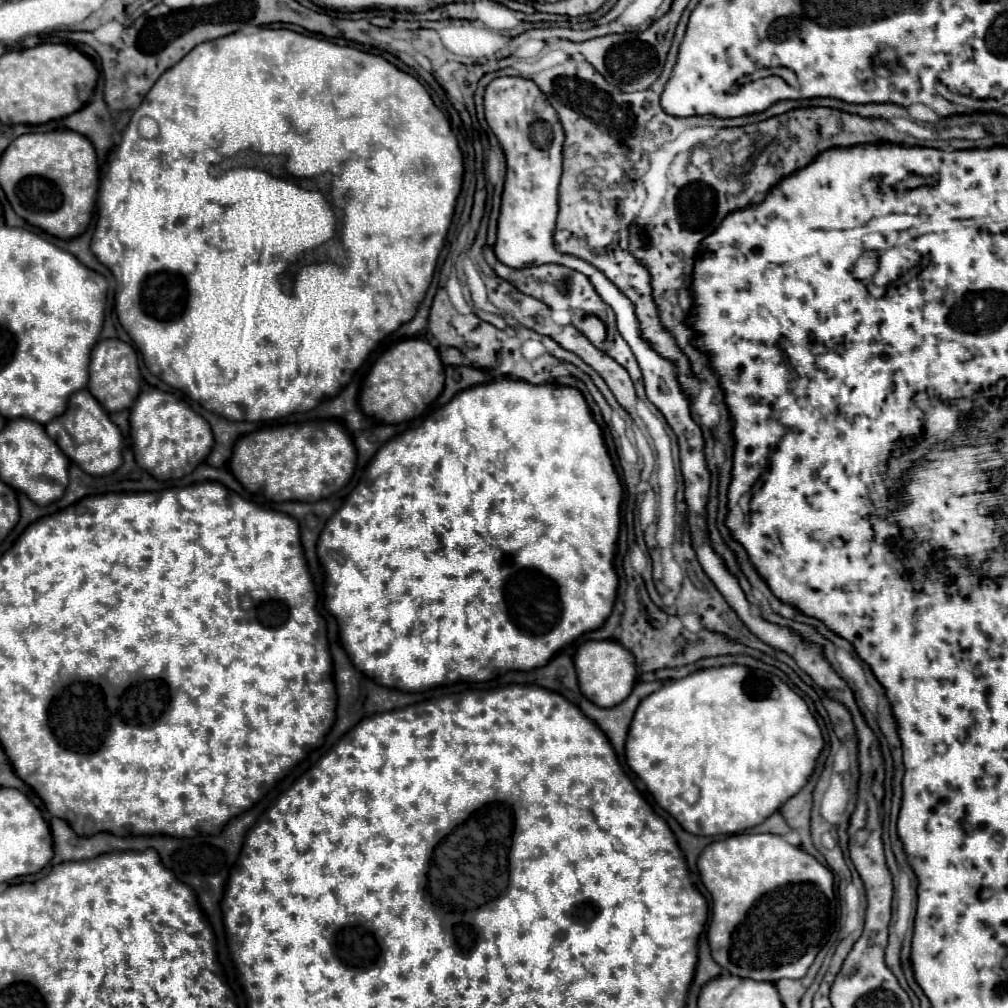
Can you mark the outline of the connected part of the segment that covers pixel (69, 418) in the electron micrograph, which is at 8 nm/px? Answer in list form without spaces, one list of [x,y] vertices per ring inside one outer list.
[[[87,389],[73,393],[65,413],[47,423],[45,429],[59,449],[63,449],[63,453],[89,475],[107,475],[121,465],[121,431],[111,423],[107,411],[99,405],[99,401],[95,401],[95,397],[91,397]]]

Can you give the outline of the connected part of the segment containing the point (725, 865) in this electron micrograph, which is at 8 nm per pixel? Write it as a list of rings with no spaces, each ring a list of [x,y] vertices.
[[[739,833],[715,841],[703,849],[697,861],[701,881],[713,897],[713,919],[707,929],[711,957],[731,975],[775,983],[783,977],[801,979],[819,949],[829,939],[835,923],[833,875],[801,847],[793,847],[779,835]]]

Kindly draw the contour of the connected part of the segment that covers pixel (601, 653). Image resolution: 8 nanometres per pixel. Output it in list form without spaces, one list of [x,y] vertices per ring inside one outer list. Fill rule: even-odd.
[[[585,641],[579,645],[575,653],[575,669],[579,677],[581,693],[599,707],[611,707],[619,701],[627,699],[635,681],[637,681],[637,667],[633,655],[617,641]]]

